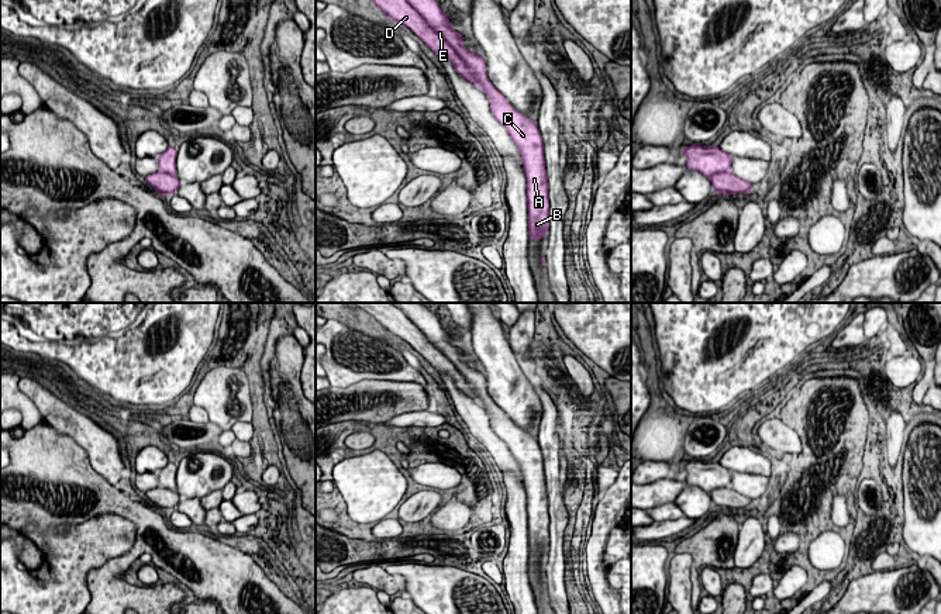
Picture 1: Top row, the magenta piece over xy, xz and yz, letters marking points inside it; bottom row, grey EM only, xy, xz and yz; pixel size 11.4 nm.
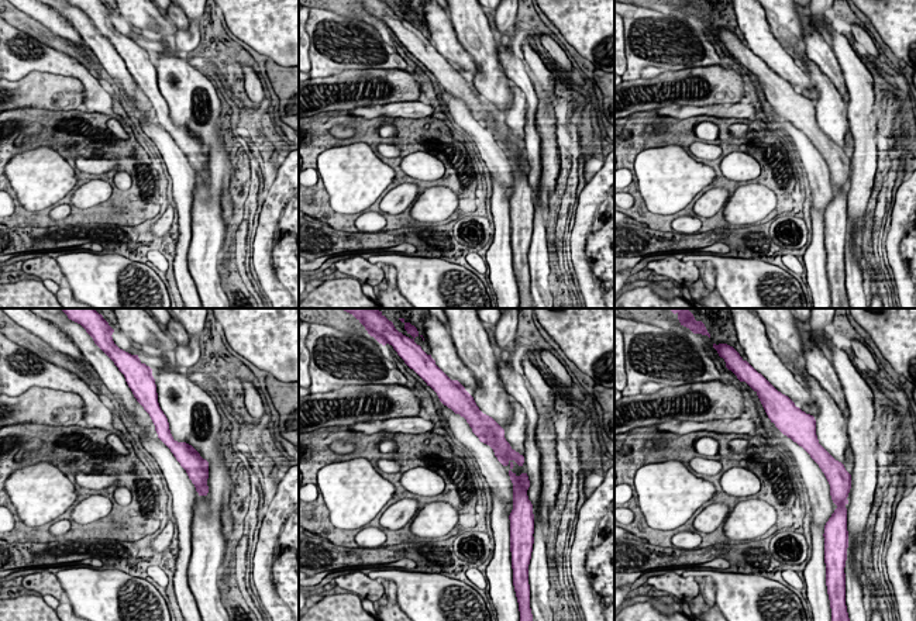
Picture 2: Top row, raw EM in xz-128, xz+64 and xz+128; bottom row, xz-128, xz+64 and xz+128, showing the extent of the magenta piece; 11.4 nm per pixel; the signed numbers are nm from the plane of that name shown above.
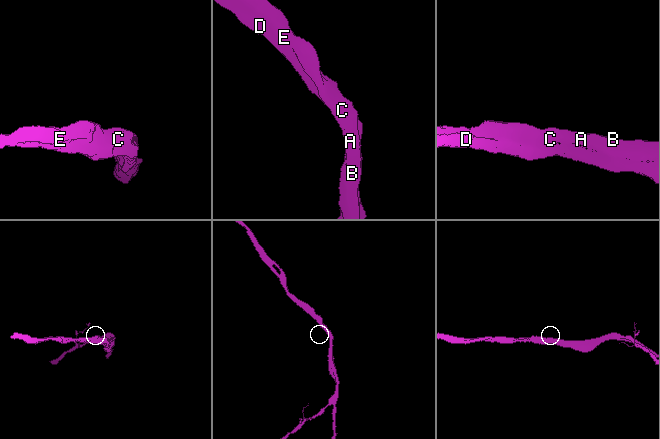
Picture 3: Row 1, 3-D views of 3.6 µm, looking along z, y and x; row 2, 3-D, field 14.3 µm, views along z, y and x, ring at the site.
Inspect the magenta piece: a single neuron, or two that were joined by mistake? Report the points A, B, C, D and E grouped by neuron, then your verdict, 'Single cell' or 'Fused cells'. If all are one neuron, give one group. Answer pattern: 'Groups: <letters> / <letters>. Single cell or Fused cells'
Groups: A B C E / D. Fused cells

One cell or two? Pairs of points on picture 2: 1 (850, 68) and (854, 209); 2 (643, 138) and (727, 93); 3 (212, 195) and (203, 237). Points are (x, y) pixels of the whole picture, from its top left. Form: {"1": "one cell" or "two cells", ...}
{"1": "one cell", "2": "two cells", "3": "one cell"}

